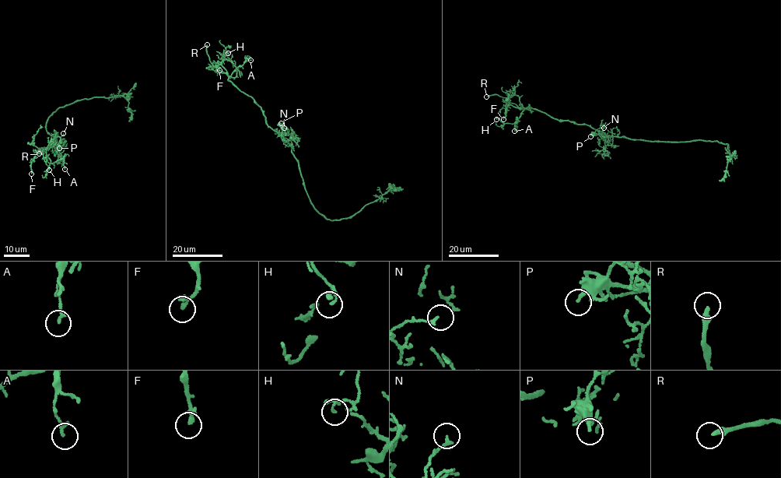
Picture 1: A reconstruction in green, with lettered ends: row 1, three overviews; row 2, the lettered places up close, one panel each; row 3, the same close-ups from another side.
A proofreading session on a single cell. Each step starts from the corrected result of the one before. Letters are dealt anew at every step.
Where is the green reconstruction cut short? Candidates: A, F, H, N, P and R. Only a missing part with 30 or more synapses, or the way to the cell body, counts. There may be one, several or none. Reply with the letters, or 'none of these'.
R

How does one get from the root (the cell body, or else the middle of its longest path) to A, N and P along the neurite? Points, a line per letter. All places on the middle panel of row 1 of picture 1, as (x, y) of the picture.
A: (299, 166), (290, 145), (267, 124), (259, 106), (228, 80), (246, 58), (250, 60)
N: (299, 166), (290, 145), (282, 135), (279, 124), (284, 128)
P: (299, 166), (290, 145), (282, 135), (281, 123)

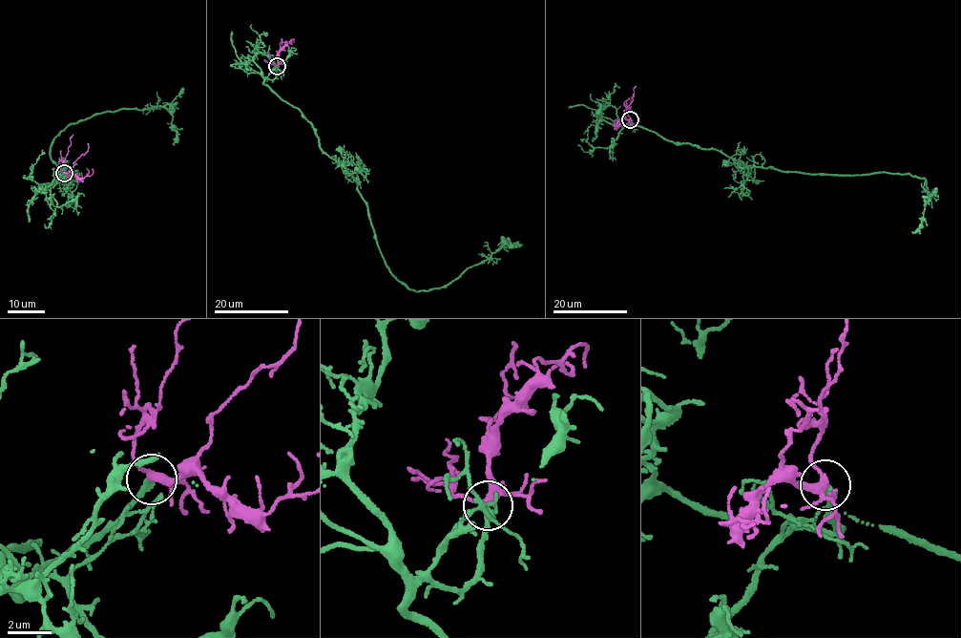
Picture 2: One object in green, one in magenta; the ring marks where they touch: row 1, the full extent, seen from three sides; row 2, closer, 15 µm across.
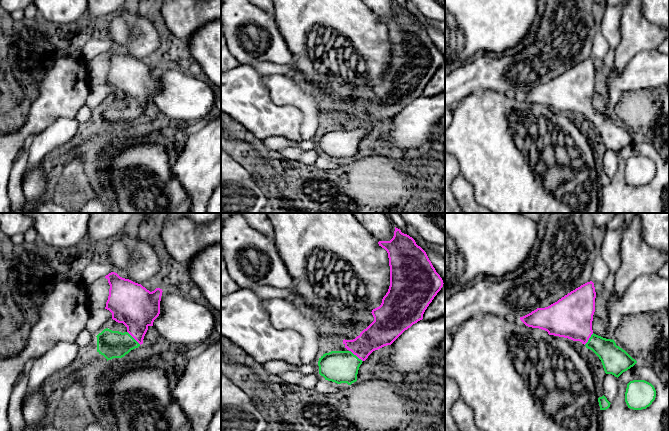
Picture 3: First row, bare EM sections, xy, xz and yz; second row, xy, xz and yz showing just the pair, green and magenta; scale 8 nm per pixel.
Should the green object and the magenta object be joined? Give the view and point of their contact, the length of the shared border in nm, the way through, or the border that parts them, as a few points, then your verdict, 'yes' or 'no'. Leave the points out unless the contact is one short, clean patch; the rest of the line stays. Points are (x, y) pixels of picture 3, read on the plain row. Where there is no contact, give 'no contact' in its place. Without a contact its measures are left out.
contact xz (355, 131); length 140 nm; way xz (340, 143), (355, 131), (378, 110); yes

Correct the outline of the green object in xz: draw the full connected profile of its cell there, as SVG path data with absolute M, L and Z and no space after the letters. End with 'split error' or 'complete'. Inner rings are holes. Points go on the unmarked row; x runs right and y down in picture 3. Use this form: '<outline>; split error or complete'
M395 3L390 17L379 17L388 29L390 62L379 83L372 86L374 97L353 116L343 116L346 127L331 127L318 137L319 150L325 156L351 161L357 157L360 141L375 126L391 121L405 106L423 95L423 90L443 63L443 56L436 48L426 28L415 16Z; split error

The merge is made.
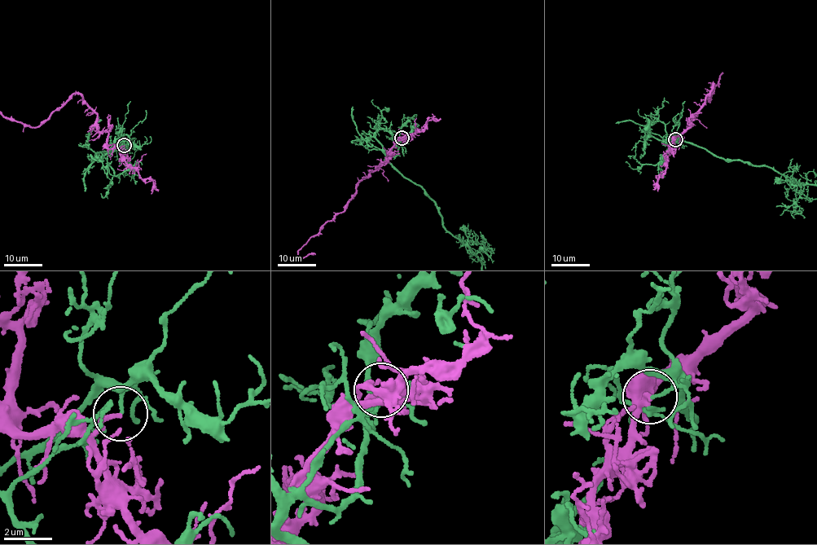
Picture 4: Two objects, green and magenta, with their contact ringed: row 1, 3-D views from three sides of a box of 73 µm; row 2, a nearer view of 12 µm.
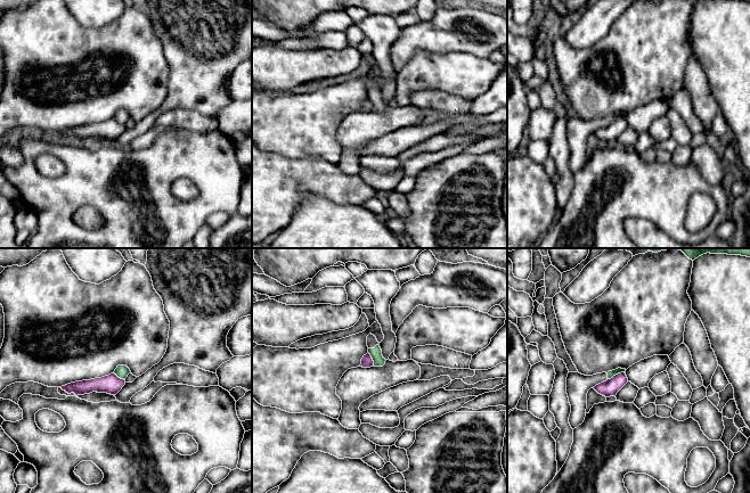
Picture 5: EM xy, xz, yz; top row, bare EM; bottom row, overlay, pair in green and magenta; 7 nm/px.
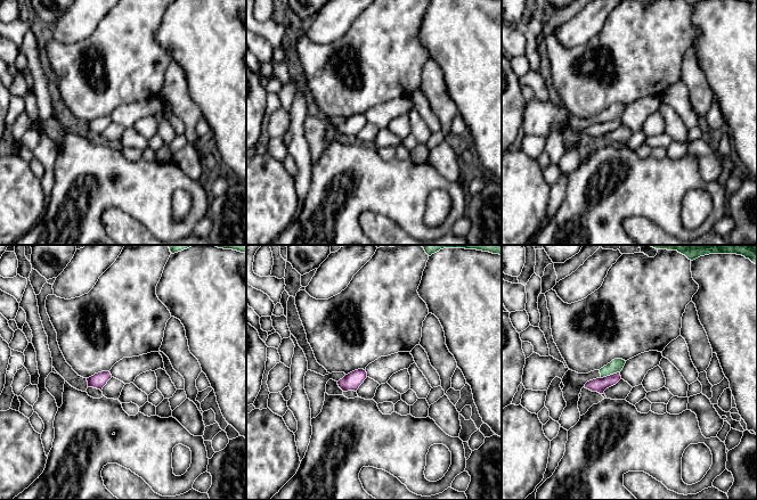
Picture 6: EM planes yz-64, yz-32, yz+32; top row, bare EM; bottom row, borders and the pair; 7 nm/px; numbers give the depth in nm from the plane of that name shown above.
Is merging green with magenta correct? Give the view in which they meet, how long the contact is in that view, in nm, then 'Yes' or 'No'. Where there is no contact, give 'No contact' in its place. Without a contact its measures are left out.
Touches green in yz. Shared border 130 nm. No

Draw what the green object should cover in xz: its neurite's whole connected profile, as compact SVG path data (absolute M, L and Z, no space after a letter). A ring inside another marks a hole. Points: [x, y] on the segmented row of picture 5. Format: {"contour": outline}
{"contour": "M372 334L367 336L367 346L368 353L370 354L374 361L374 367L383 367L386 360L382 355L380 343L377 342L376 337Z"}

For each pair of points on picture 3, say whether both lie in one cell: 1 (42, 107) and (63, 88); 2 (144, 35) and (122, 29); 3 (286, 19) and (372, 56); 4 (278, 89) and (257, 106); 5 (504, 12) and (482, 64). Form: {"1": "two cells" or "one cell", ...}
{"1": "one cell", "2": "one cell", "3": "one cell", "4": "two cells", "5": "two cells"}

